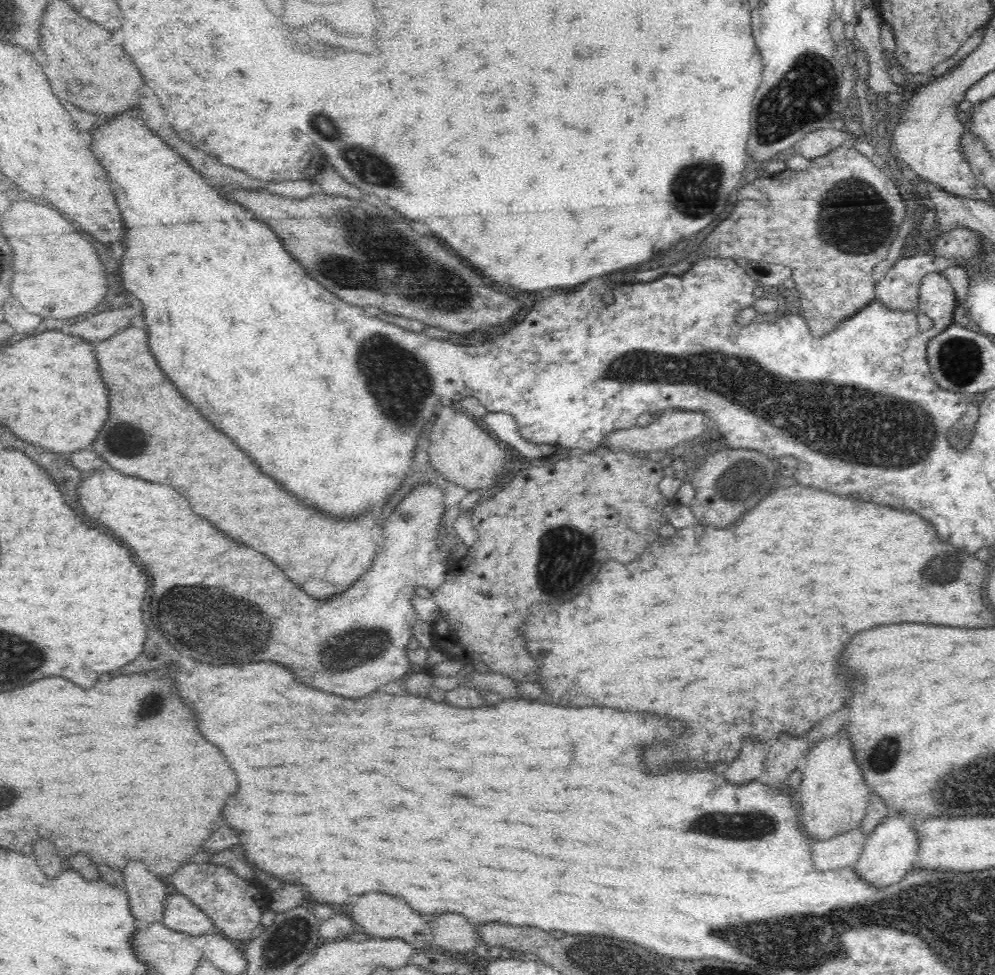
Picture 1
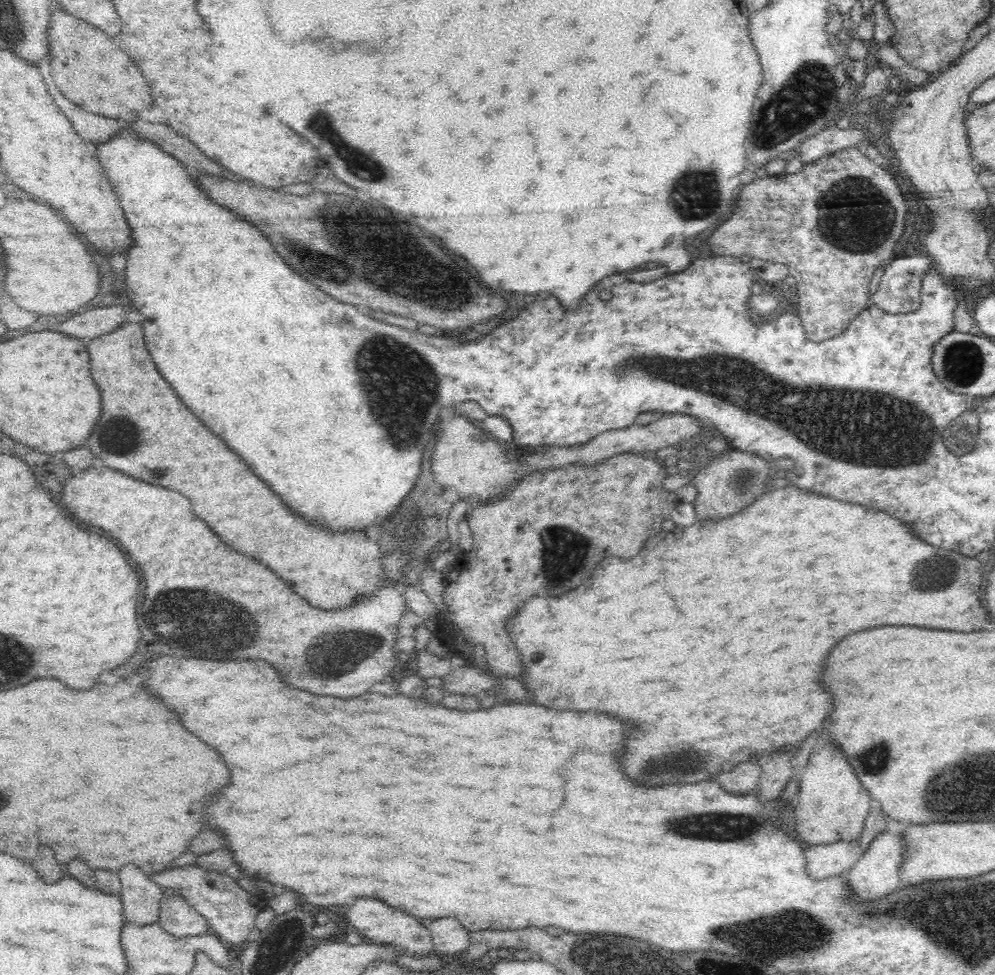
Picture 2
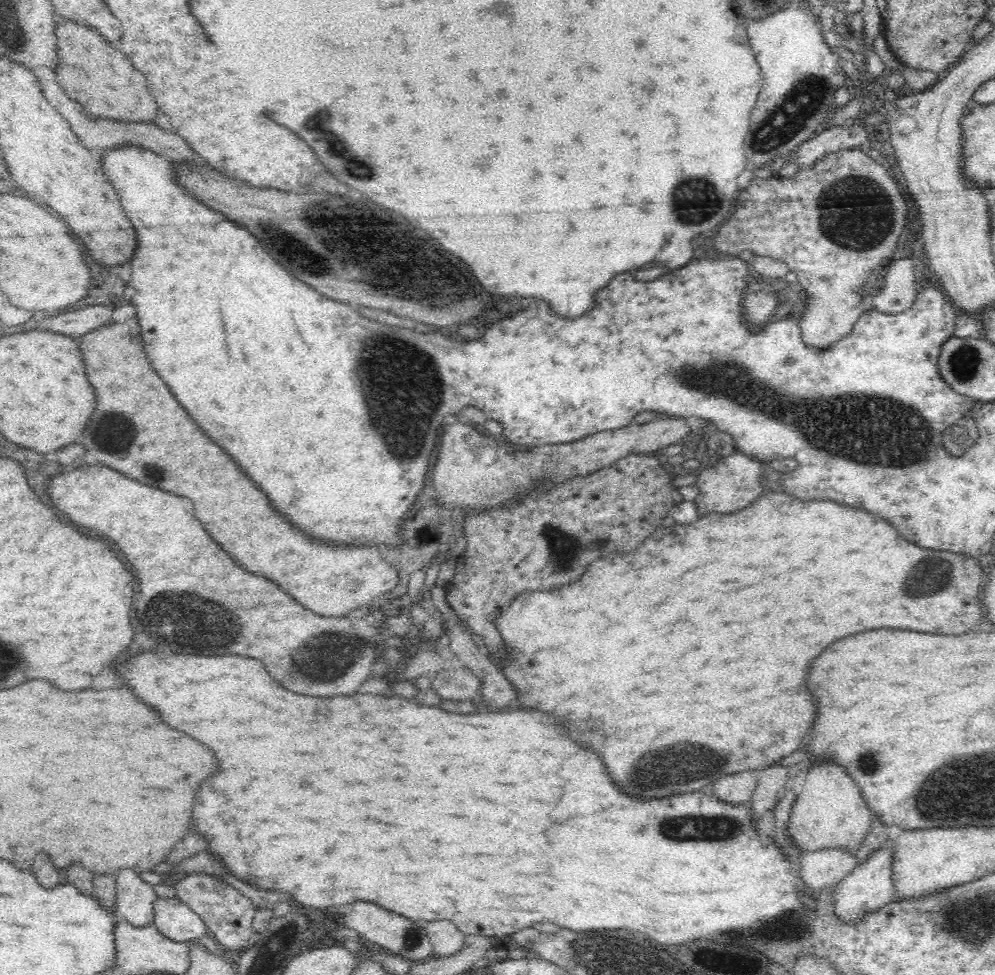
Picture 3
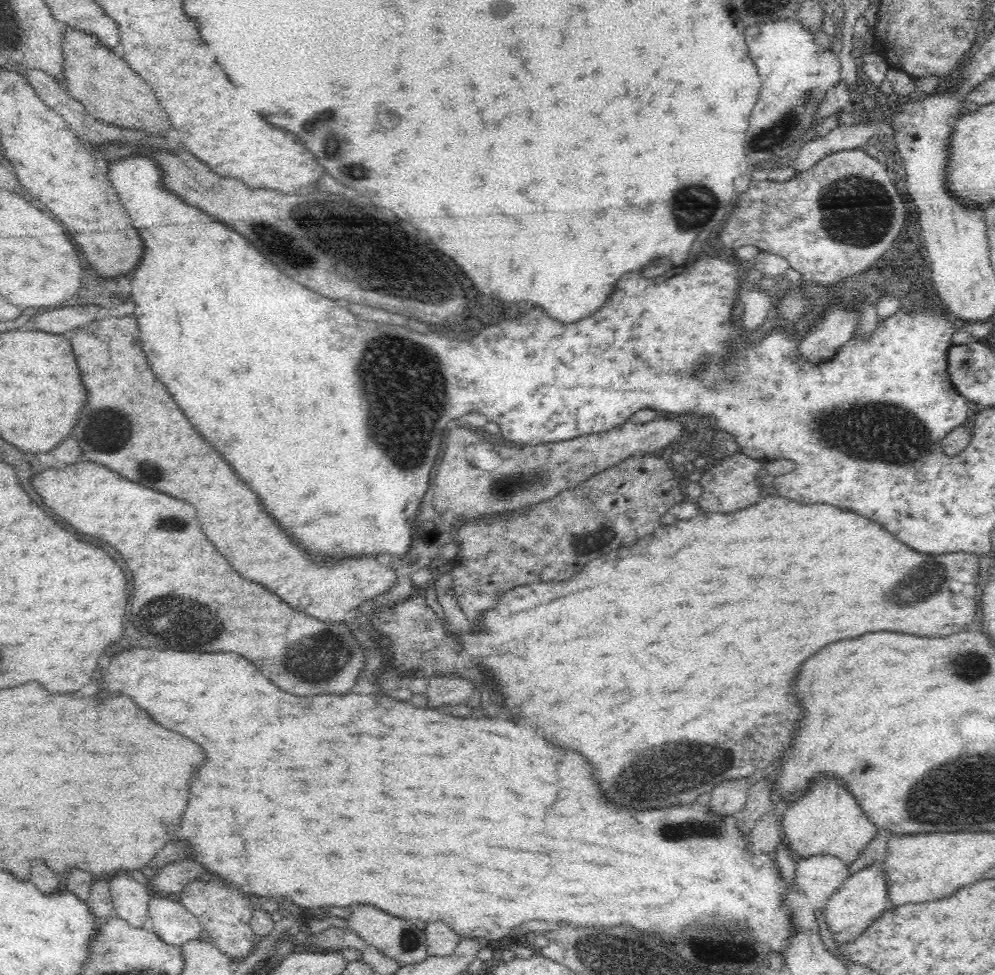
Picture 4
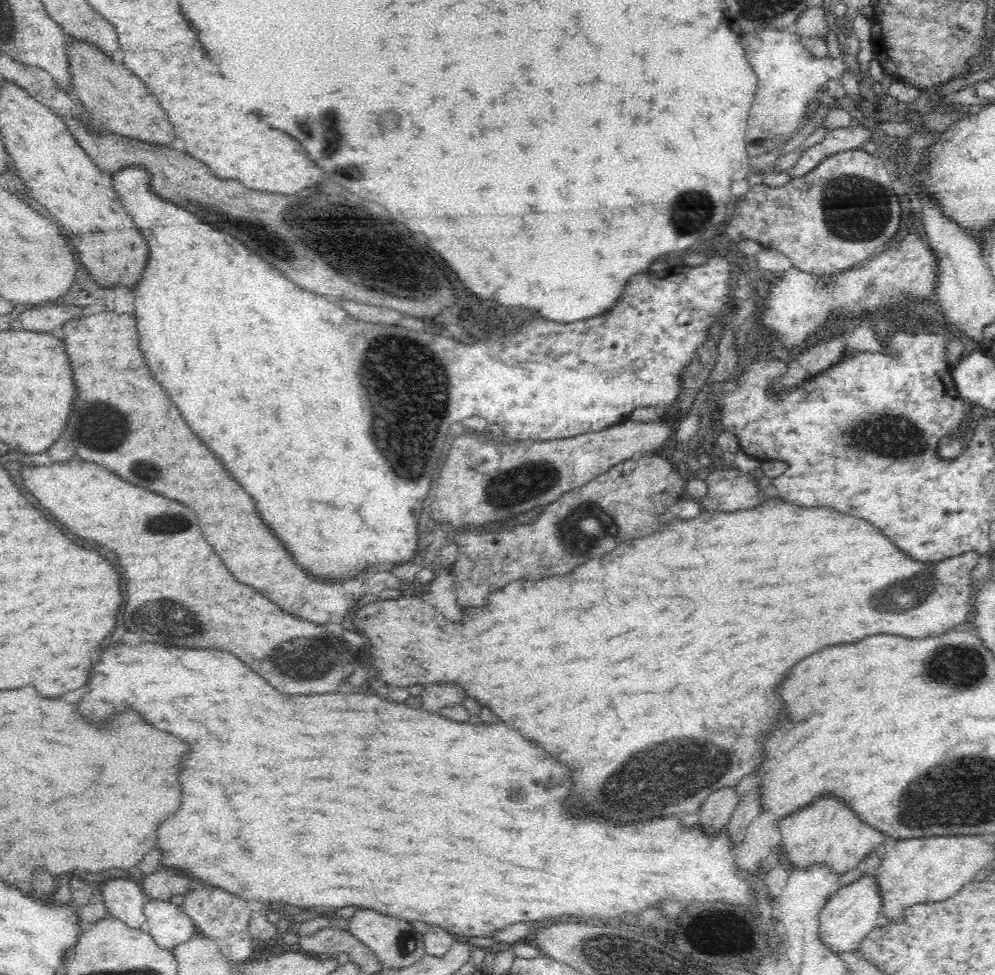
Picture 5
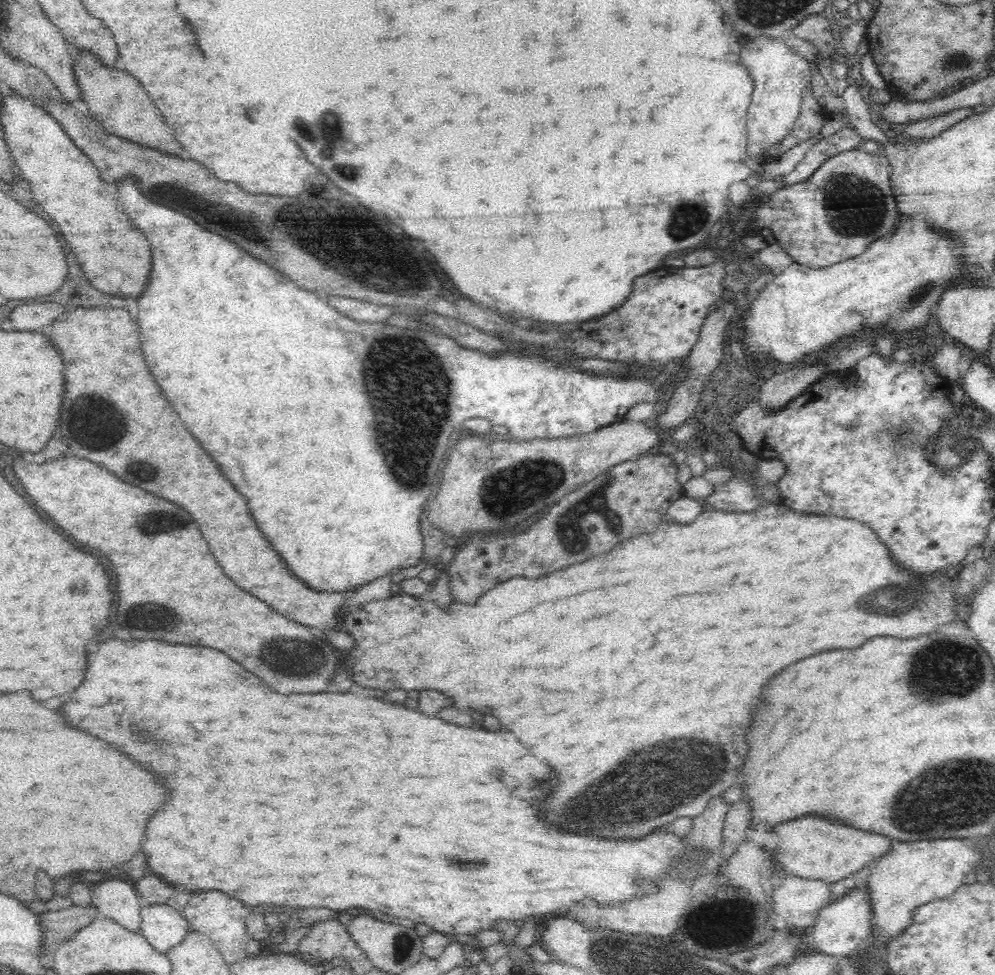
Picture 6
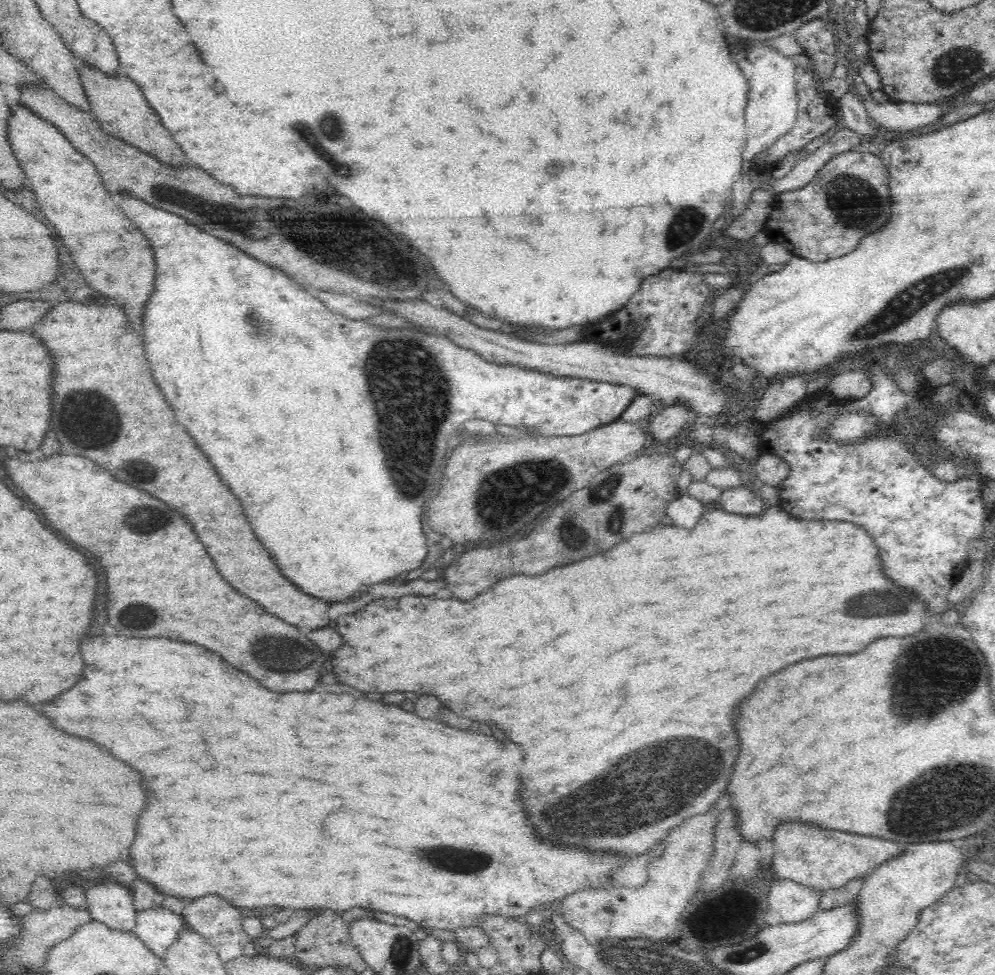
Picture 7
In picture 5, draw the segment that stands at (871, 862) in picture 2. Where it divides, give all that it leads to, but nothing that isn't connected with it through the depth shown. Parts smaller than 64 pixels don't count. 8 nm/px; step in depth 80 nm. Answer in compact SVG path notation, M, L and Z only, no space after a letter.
M875 875L862 876L850 884L841 885L840 890L830 897L820 912L818 936L836 954L856 951L867 934L880 926L881 905L882 899Z

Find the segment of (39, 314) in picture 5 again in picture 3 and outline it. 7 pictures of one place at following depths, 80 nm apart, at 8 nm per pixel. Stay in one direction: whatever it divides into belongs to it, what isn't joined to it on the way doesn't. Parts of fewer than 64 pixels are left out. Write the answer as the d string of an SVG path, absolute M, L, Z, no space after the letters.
M88 305L80 310L60 311L57 316L46 320L48 330L80 339L80 336L102 328L104 324L113 322L115 305Z

